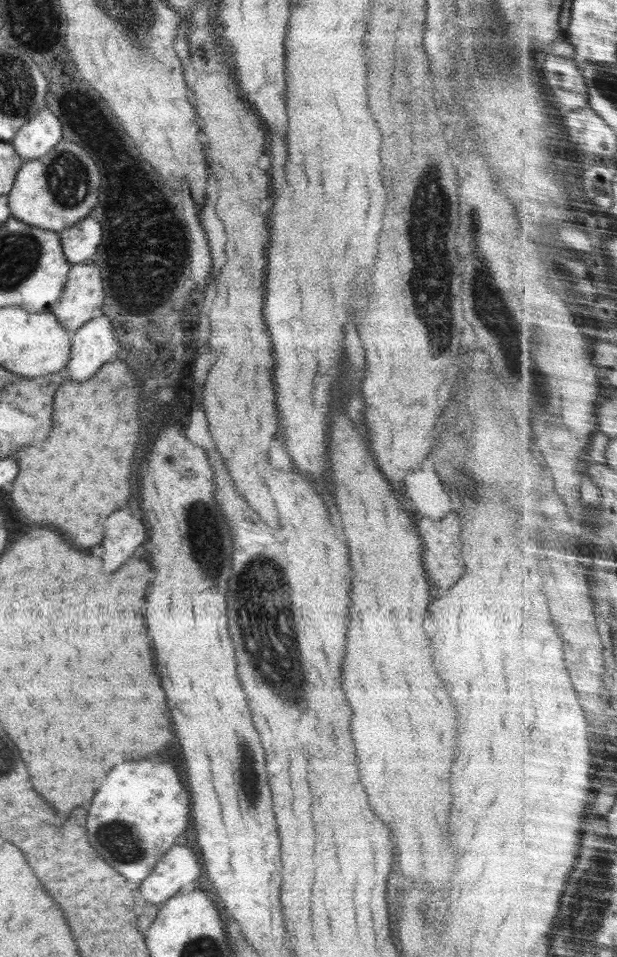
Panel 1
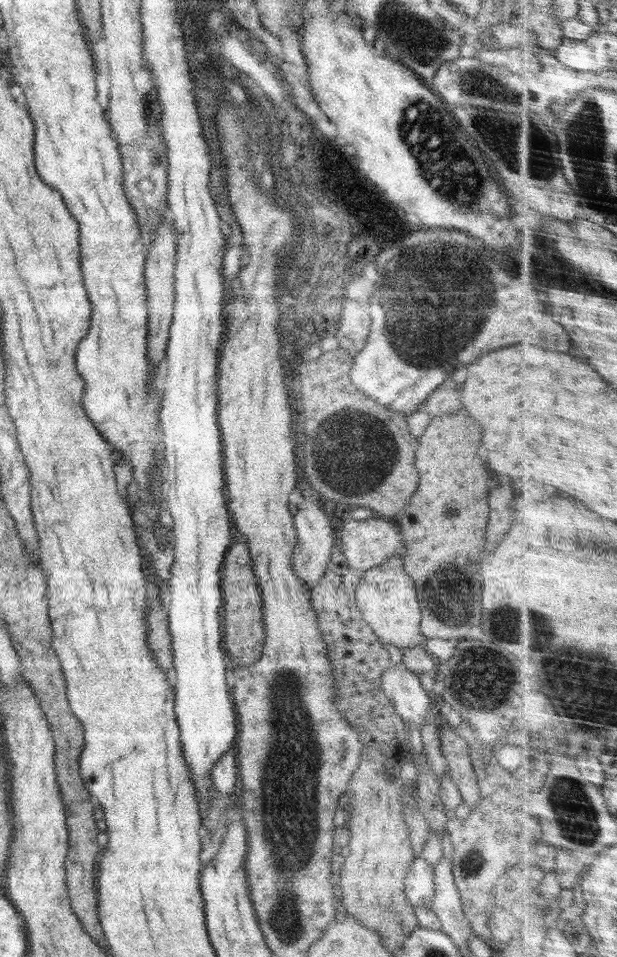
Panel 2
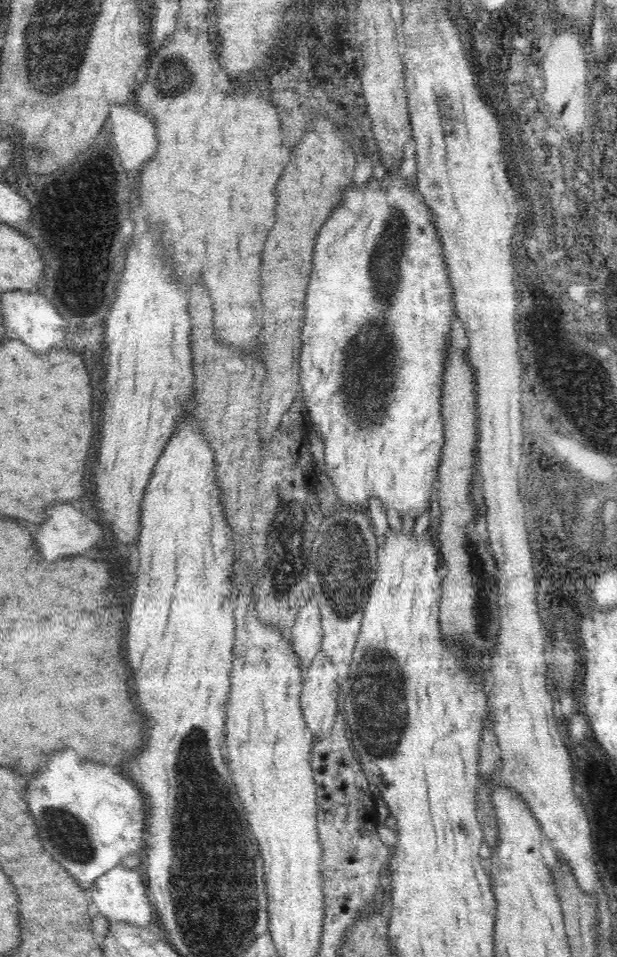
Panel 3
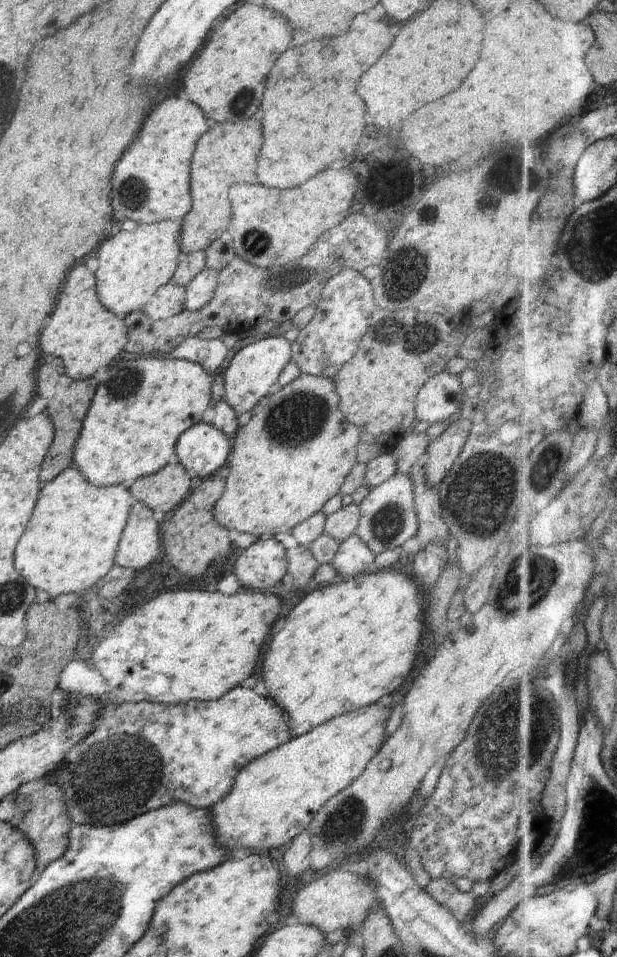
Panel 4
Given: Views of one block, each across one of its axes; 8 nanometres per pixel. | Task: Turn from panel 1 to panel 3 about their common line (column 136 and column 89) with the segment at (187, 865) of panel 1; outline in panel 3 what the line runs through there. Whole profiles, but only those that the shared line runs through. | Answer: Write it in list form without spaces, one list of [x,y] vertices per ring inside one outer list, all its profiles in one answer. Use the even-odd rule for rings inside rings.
[[[124,864],[114,866],[107,873],[99,876],[89,888],[90,900],[110,921],[124,921],[141,928],[150,929],[156,922],[155,909],[148,900],[147,884],[141,869],[128,869]]]

